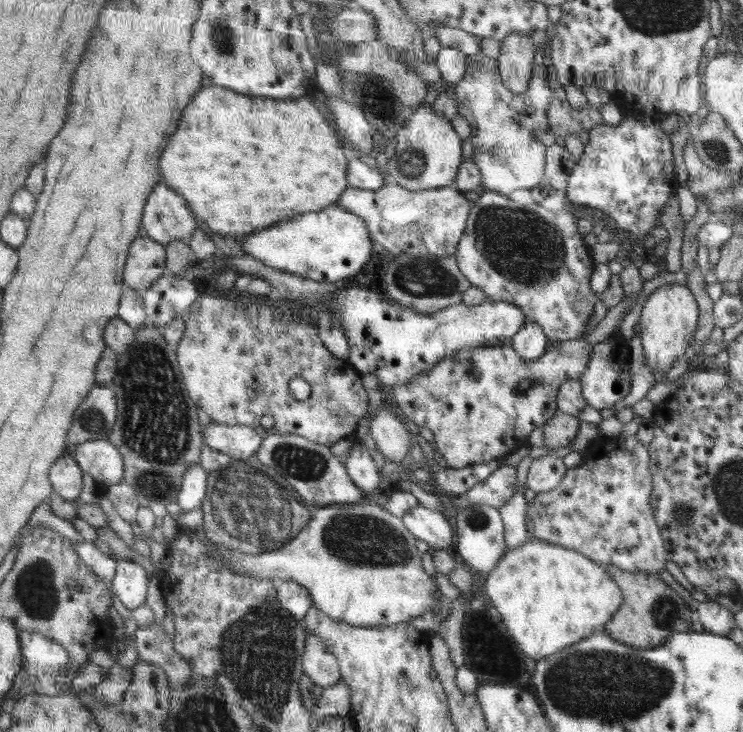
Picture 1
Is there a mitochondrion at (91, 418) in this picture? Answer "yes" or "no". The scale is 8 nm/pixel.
yes

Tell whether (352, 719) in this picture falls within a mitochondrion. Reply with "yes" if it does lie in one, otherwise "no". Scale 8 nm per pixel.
no

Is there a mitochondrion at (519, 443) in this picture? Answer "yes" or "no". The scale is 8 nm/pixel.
no

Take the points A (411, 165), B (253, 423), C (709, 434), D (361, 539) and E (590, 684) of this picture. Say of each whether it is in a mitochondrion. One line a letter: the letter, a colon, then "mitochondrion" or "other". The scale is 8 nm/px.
A: mitochondrion
B: other
C: other
D: mitochondrion
E: mitochondrion

